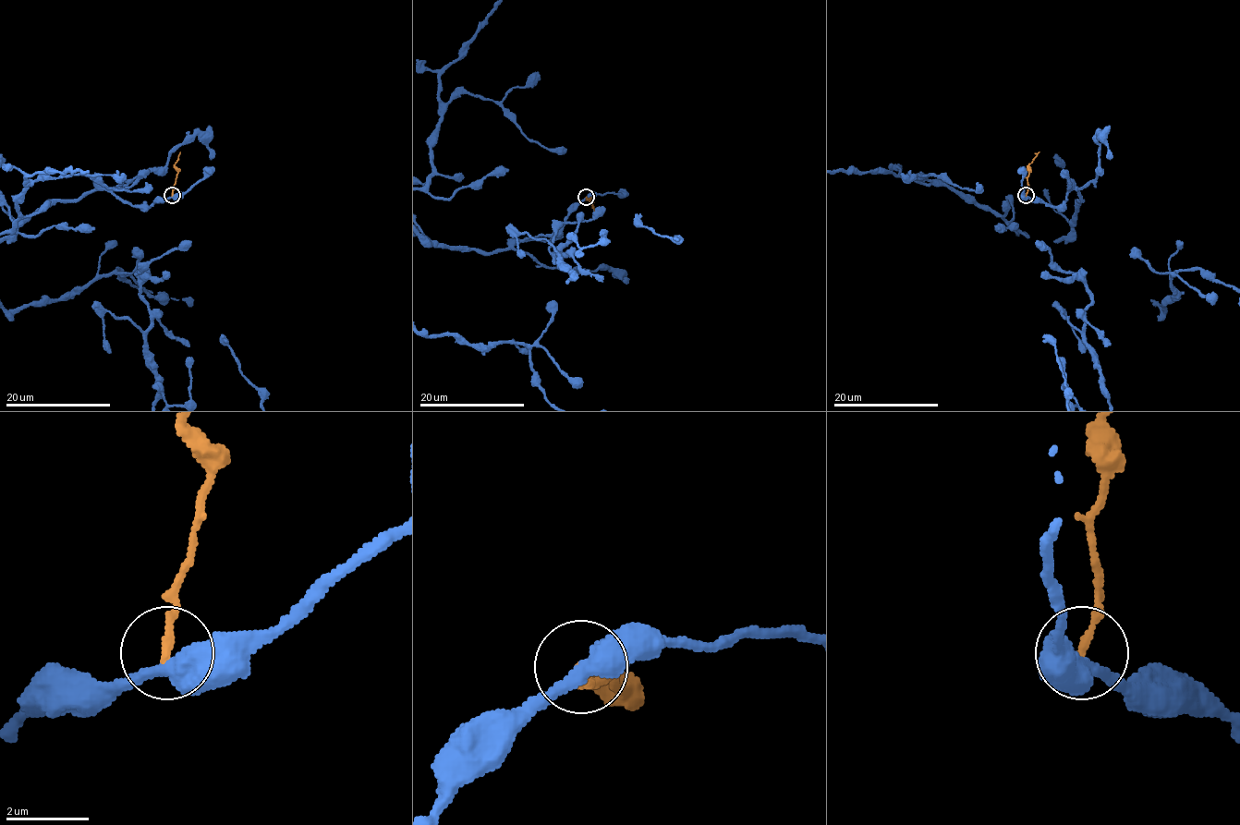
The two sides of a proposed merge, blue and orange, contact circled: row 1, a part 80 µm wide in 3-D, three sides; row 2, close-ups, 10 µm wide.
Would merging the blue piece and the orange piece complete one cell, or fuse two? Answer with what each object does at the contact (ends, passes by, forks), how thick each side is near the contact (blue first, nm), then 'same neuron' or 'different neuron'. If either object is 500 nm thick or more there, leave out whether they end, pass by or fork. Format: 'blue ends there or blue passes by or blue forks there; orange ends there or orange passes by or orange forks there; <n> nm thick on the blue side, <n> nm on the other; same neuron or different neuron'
blue passes by; orange ends there; 480 nm thick on the blue side, 180 nm on the other; different neuron

